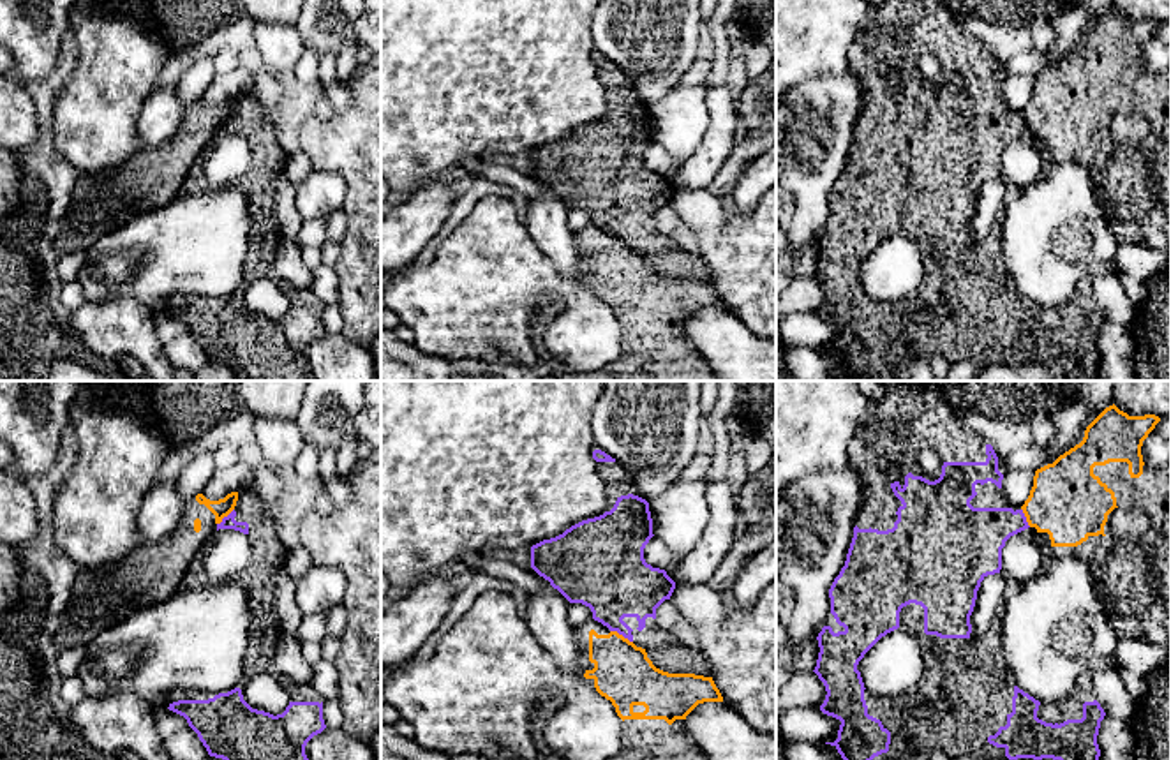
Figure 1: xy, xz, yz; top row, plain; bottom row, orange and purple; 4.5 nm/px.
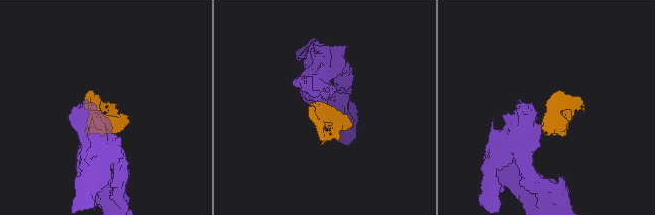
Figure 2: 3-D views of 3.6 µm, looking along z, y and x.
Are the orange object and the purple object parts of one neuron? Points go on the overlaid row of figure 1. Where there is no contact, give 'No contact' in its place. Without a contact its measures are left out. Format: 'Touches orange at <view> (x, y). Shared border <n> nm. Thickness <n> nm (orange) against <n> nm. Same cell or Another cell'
Touches orange at xz (621, 635). Shared border 120 nm. Thickness 280 nm (orange) against 320 nm. Another cell

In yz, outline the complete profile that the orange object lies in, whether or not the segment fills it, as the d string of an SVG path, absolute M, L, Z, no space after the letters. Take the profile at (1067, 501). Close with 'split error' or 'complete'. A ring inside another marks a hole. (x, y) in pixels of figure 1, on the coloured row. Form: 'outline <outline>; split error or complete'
outline M1115 404L1106 407L1086 427L1079 444L1035 471L1033 487L1021 510L1028 529L1051 548L1053 559L1078 557L1090 566L1100 607L1120 638L1159 644L1171 654L1171 462L1153 469L1141 455L1143 441L1159 421L1155 414L1129 416ZM1115 508L1141 510L1150 520L1148 531L1139 538L1113 541L1104 534L1104 525Z; split error

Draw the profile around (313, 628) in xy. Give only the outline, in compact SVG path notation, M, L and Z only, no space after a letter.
M324 614L303 615L298 628L300 642L323 642L324 637L326 637L326 615Z

